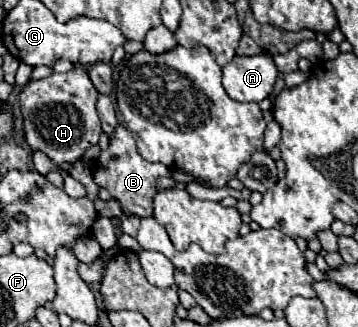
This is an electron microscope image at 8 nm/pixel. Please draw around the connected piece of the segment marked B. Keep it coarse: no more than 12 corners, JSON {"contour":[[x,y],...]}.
{"contour":[[117,124],[93,182],[123,214],[151,216],[165,164],[147,162]]}

